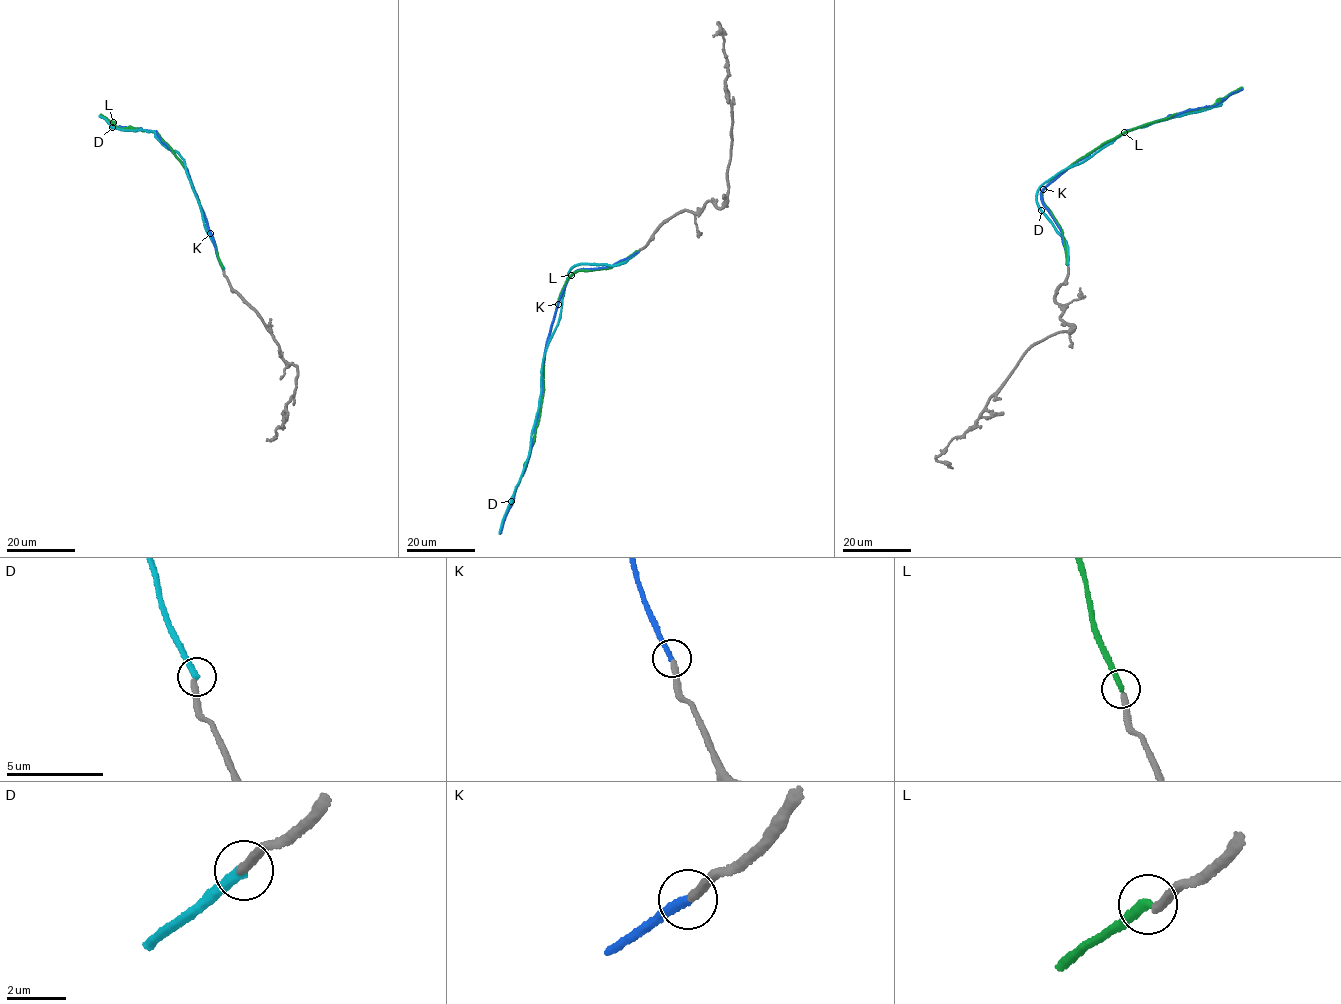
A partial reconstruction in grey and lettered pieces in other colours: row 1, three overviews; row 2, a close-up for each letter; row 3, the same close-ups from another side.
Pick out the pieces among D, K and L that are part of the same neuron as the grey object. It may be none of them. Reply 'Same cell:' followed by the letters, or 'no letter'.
Same cell: K

